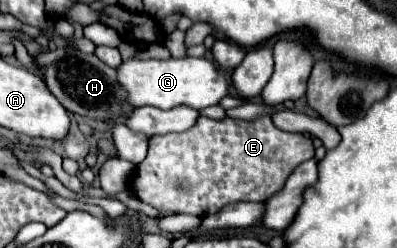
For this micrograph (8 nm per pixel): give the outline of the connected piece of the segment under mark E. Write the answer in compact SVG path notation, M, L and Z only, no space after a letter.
M201 117L195 127L183 133L167 133L155 135L149 141L147 157L137 165L137 173L133 179L133 193L143 203L153 205L159 211L173 213L189 213L197 217L213 215L221 211L221 207L237 201L267 201L275 193L279 193L287 181L287 177L295 171L297 165L311 159L315 155L313 141L303 133L287 133L273 125L271 117L259 117L255 121L243 119L209 119Z

